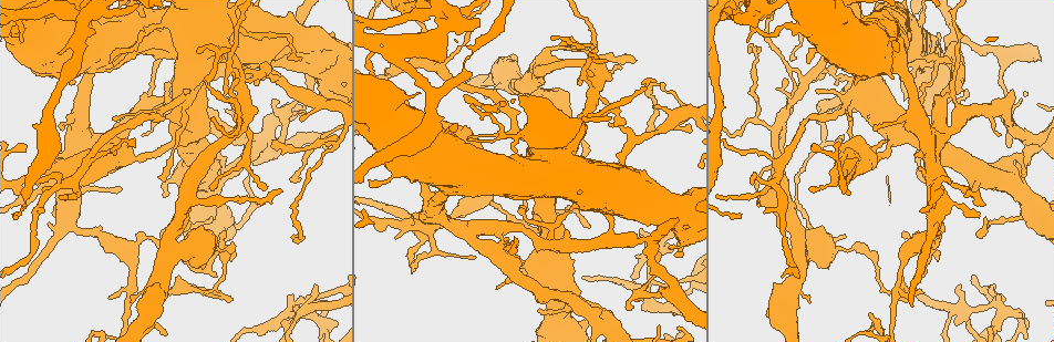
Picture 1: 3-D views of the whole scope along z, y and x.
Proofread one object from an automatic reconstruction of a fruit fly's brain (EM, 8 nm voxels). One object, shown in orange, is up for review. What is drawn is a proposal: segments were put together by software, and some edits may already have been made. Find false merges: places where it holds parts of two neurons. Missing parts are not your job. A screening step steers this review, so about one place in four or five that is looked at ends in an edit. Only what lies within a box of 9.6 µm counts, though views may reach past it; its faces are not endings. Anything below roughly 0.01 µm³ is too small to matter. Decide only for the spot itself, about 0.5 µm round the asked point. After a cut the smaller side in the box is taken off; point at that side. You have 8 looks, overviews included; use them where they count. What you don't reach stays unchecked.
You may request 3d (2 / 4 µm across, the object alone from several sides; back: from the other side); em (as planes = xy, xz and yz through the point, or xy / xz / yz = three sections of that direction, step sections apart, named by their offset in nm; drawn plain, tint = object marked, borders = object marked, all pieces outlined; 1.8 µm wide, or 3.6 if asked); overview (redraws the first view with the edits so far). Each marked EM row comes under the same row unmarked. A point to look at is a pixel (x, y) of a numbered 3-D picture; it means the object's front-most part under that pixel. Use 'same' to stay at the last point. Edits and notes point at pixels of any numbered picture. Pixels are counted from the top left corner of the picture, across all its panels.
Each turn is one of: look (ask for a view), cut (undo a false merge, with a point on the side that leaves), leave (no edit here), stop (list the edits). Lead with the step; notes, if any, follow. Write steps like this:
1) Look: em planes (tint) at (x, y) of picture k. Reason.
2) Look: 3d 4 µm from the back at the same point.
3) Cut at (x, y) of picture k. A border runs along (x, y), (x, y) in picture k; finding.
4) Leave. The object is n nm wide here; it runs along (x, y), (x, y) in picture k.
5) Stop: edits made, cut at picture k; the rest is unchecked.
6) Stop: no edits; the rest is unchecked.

Look: em 3.6 µm planes (tint) at (685, 239) of picture 1. Thick turns thin.

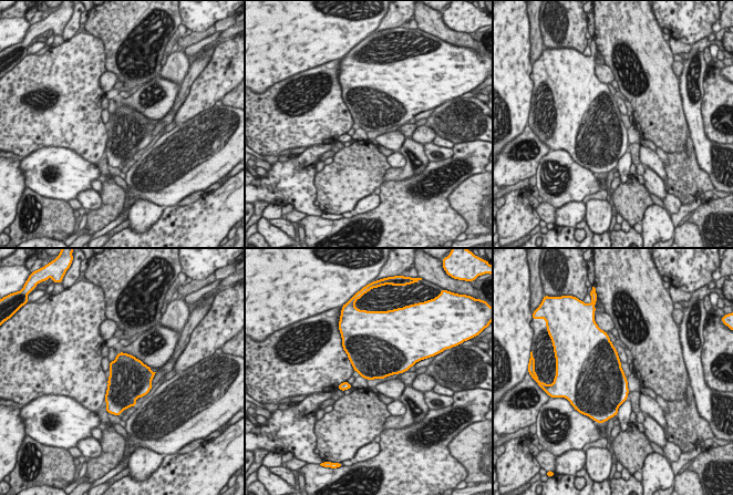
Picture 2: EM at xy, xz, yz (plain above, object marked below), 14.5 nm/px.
Leave. All the same neuron.

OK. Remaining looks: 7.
Look: 3d 4 µm at (821, 247) of picture 1. Sharp bend.

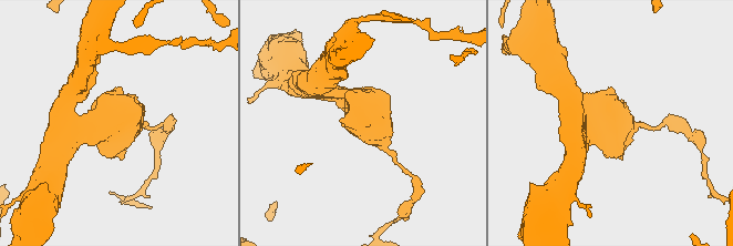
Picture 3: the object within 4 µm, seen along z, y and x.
Look: em 3.6 µm planes (borders) at (615, 120) of picture 3. Shape alone is not enough.

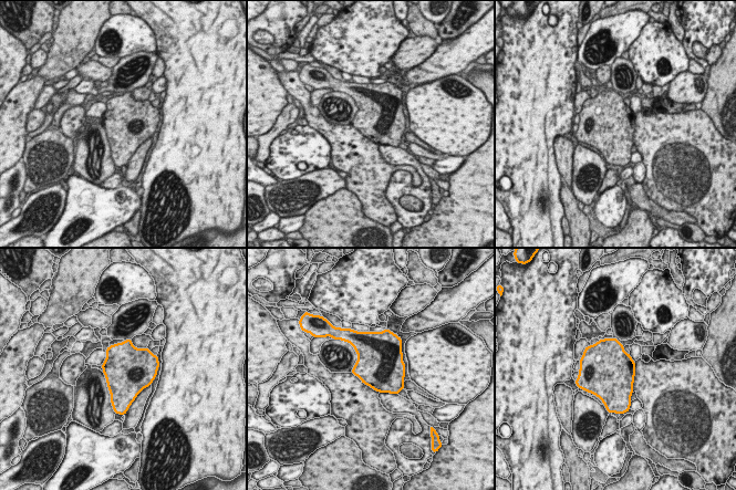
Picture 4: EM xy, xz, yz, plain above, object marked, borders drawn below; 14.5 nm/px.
Leave. All the same neuron.

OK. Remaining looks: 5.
Look: em 3.6 µm planes (tint) at (783, 188) of picture 1. Branch point.

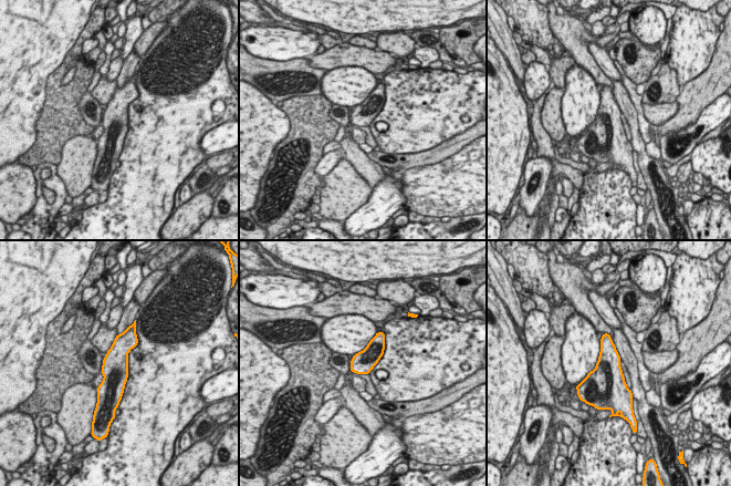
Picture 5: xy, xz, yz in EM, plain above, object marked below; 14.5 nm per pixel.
Leave. One neuron here.

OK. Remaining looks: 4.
Look: em 3.6 µm yz step 4 (tint) at (802, 23) of picture 1. Sharp bend.

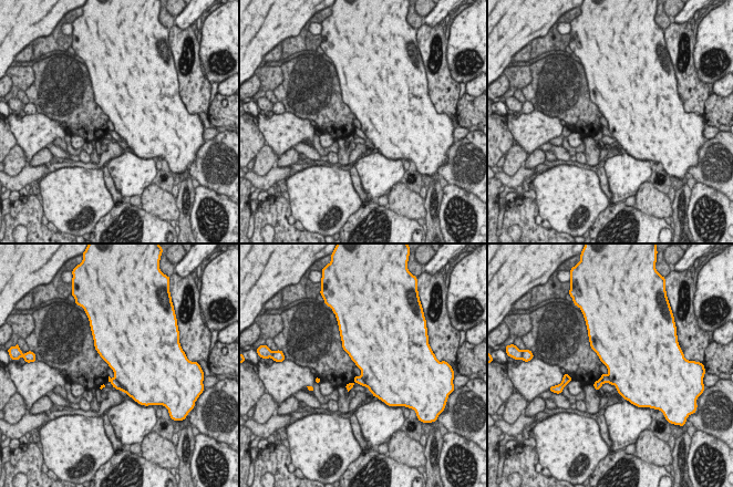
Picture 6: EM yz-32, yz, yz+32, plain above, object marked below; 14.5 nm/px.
Look: em 3.6 µm planes (tint) at the same point. Another direction.

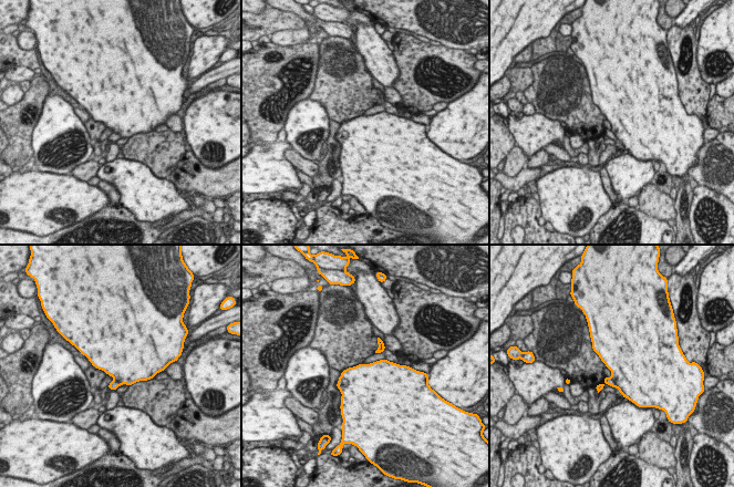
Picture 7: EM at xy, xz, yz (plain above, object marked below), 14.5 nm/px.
Cut at (609, 381) of picture 7. A border runs along (610, 377), (618, 387) in picture 7; two neurons meet here.

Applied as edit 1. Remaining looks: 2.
Stop: edits made, cut at picture 7; the rest is unchecked.

